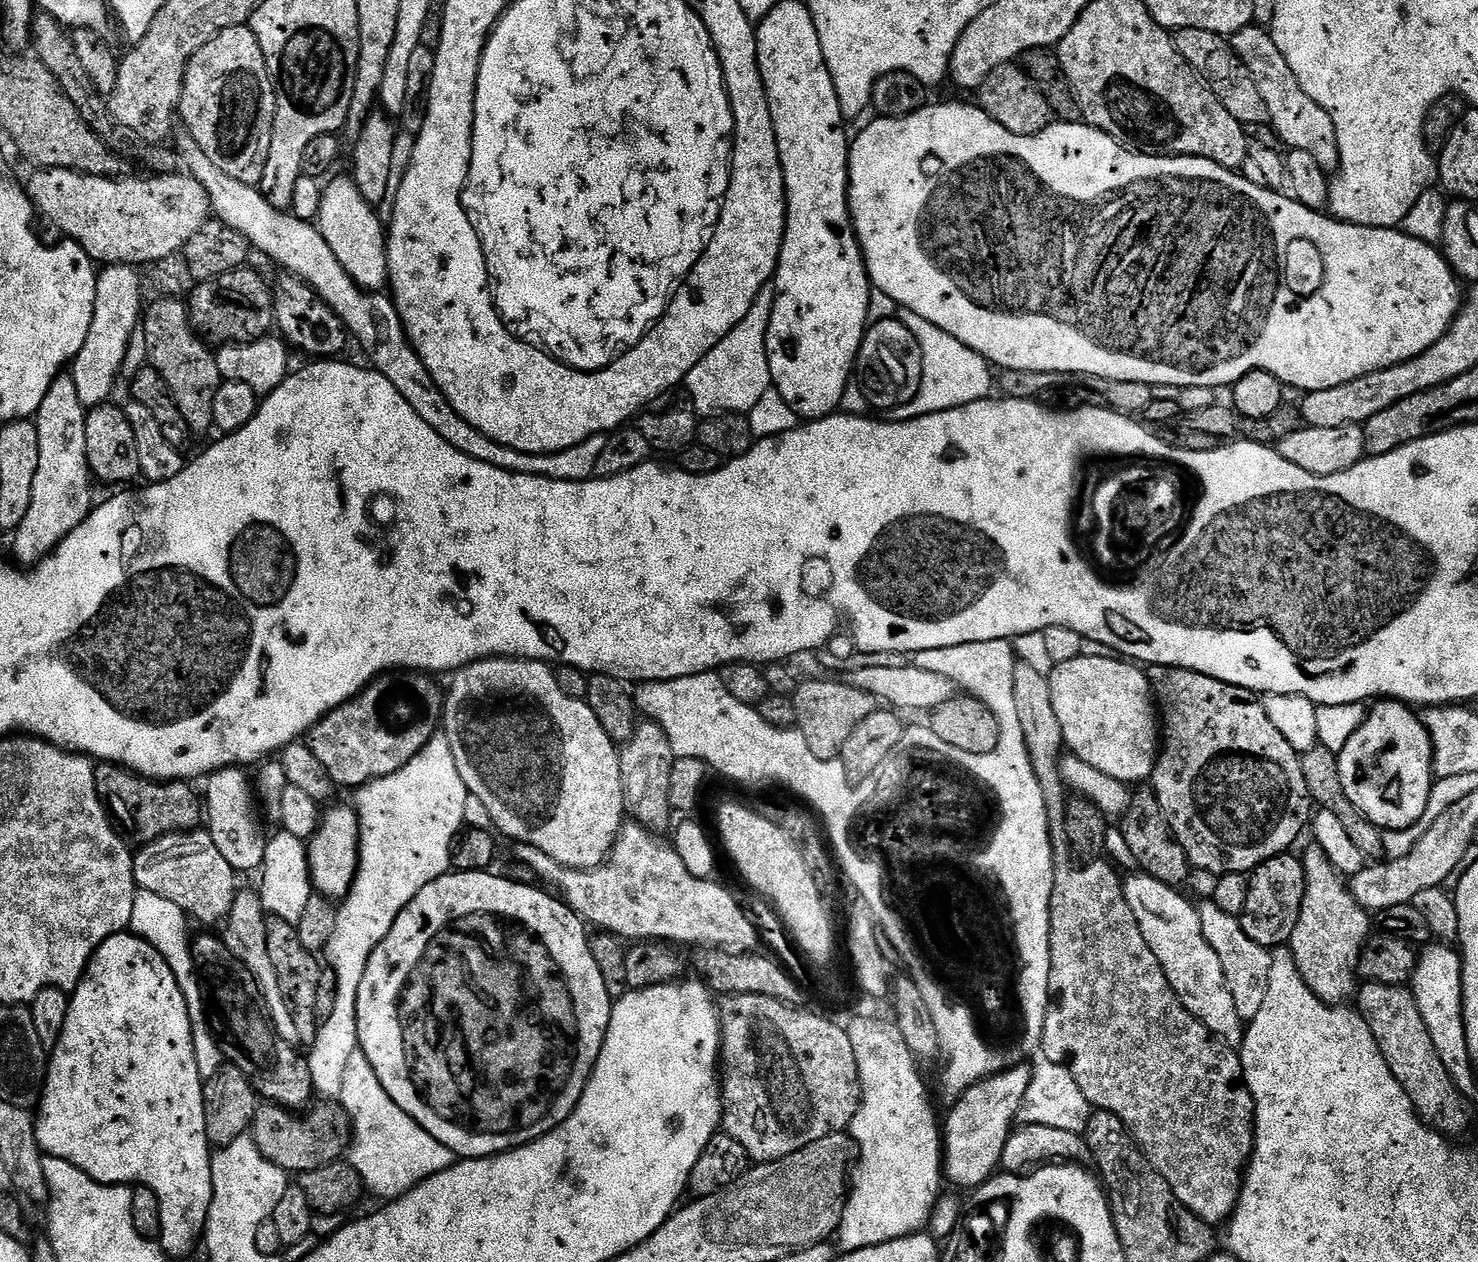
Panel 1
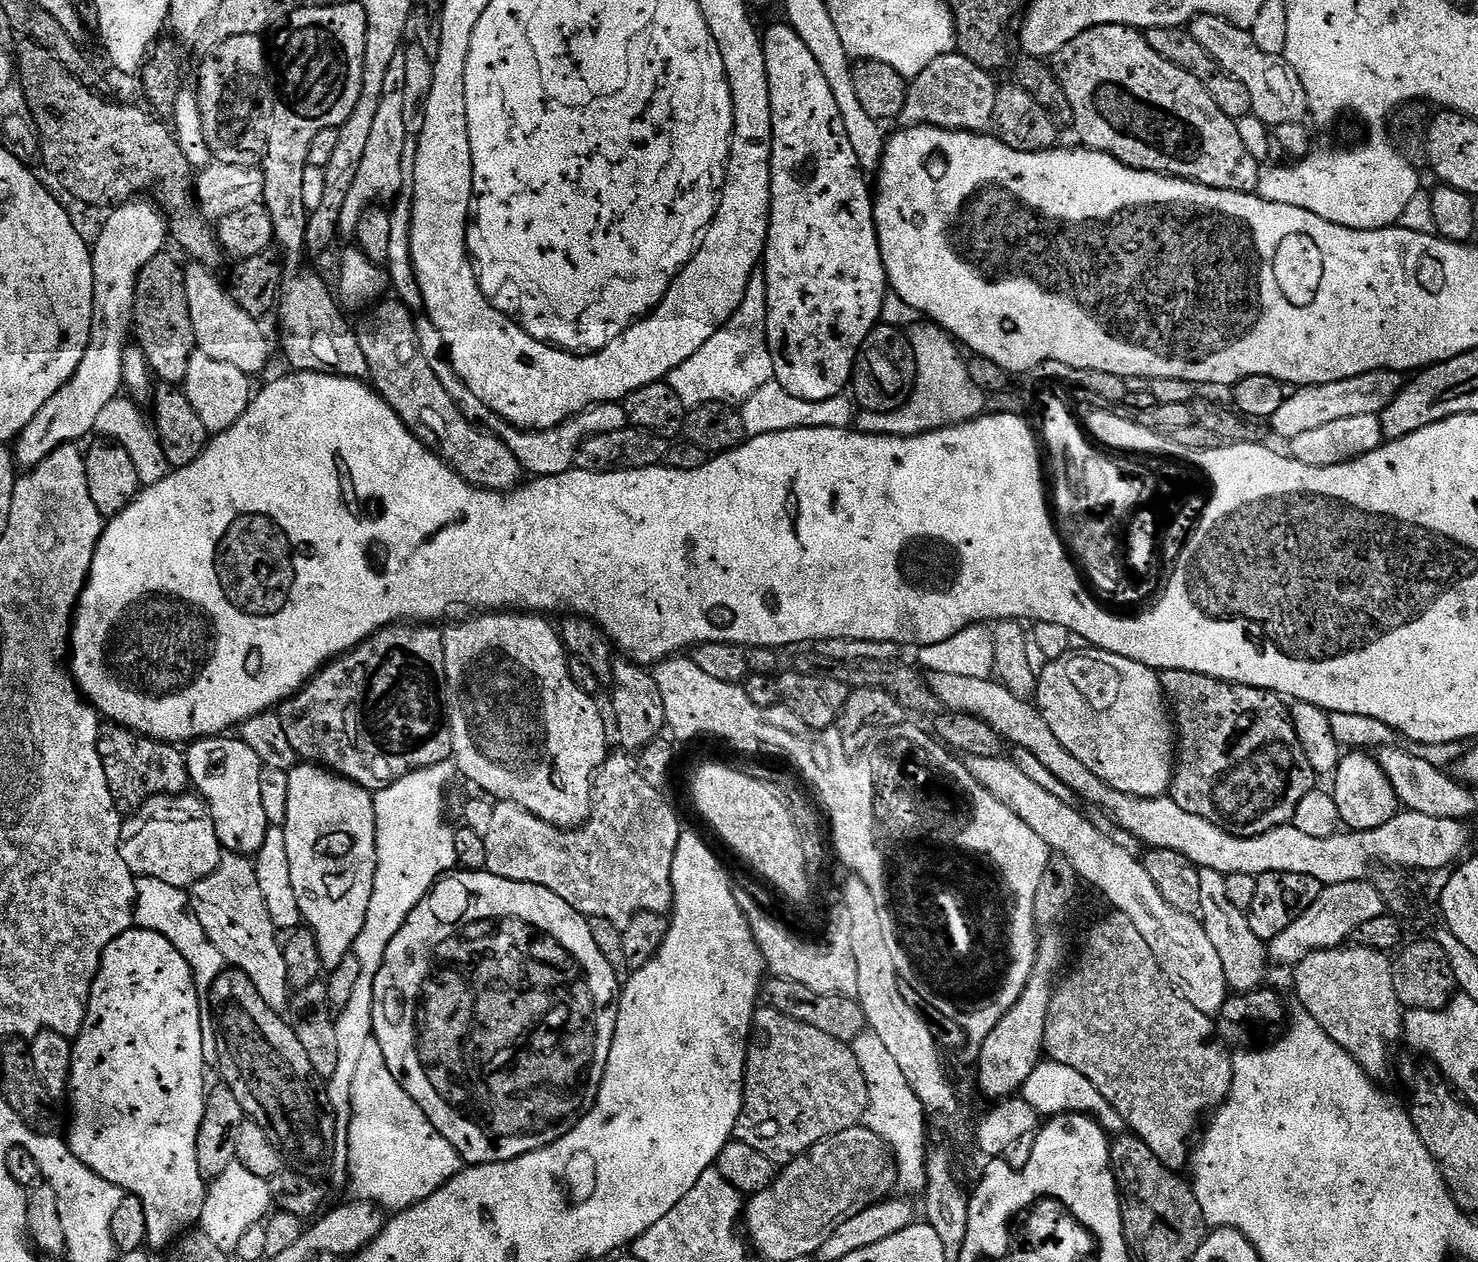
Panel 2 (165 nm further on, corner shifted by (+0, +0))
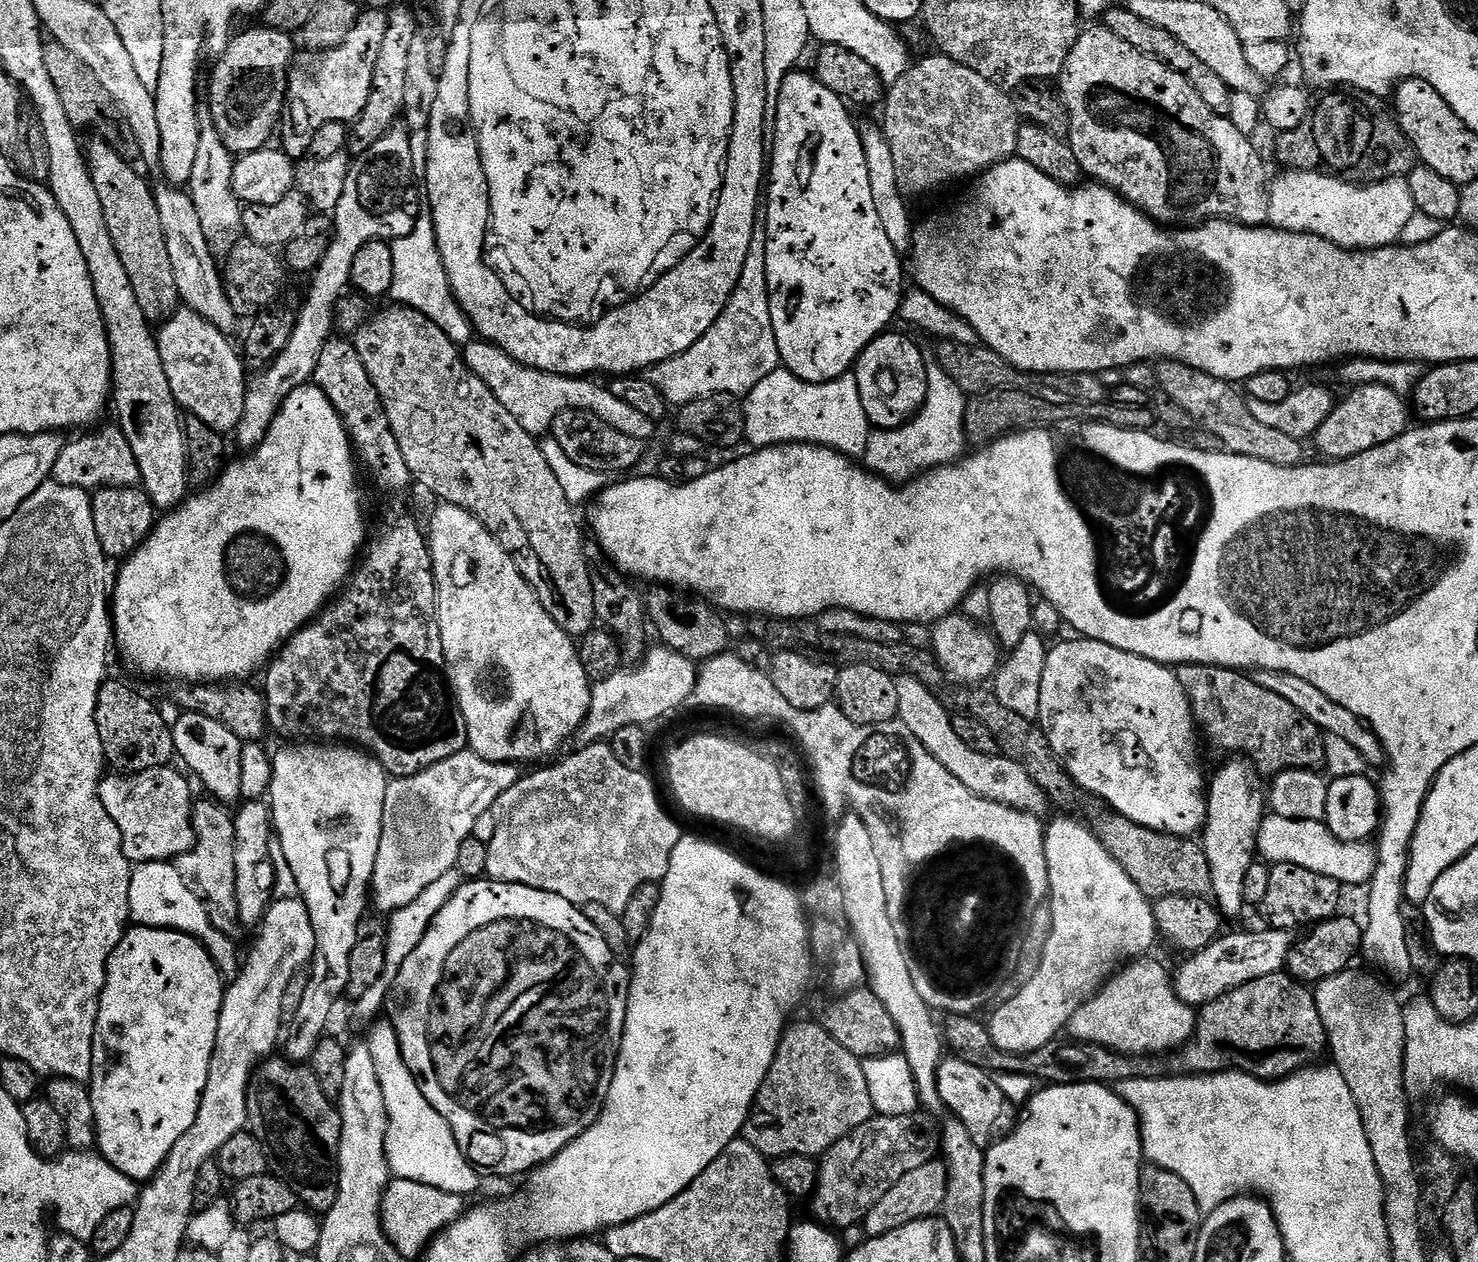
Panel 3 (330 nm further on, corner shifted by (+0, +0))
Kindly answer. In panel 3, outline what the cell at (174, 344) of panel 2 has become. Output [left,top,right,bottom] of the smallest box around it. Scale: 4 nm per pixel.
[86,139,182,322]

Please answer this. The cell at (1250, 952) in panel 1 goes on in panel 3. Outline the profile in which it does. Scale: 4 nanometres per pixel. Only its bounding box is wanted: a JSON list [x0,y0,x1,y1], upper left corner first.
[1202,758,1266,917]

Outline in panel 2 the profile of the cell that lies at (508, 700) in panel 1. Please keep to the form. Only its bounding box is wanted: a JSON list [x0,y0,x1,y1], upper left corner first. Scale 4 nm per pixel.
[443,610,610,828]

